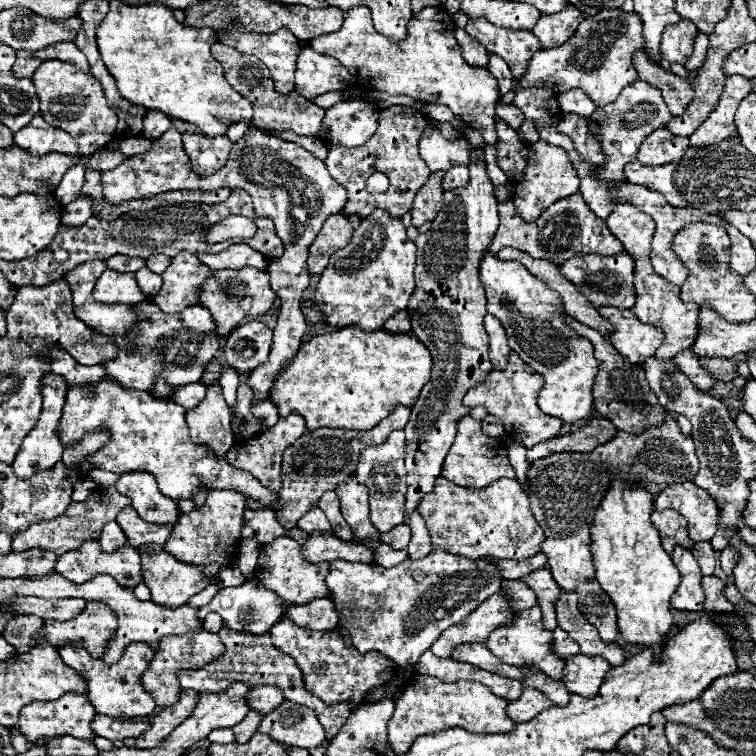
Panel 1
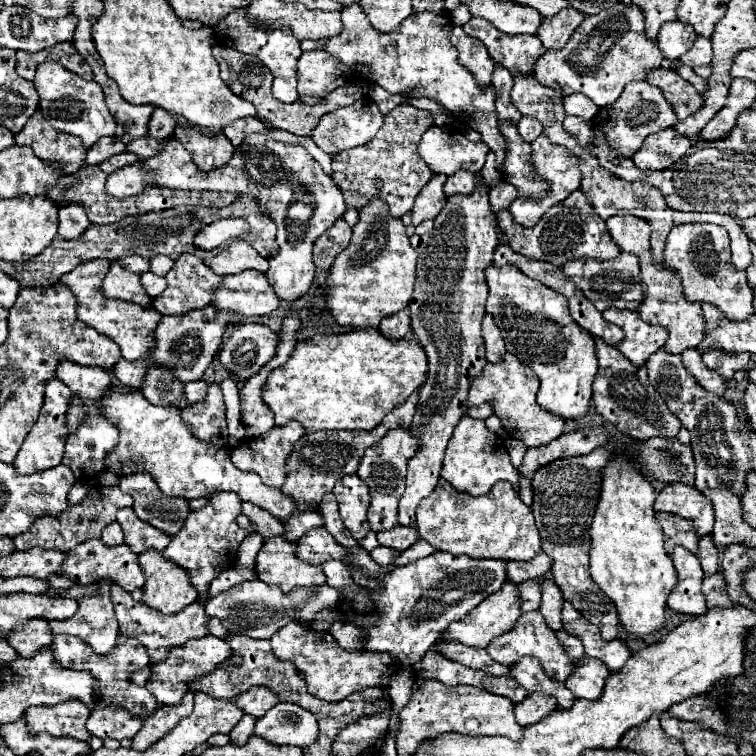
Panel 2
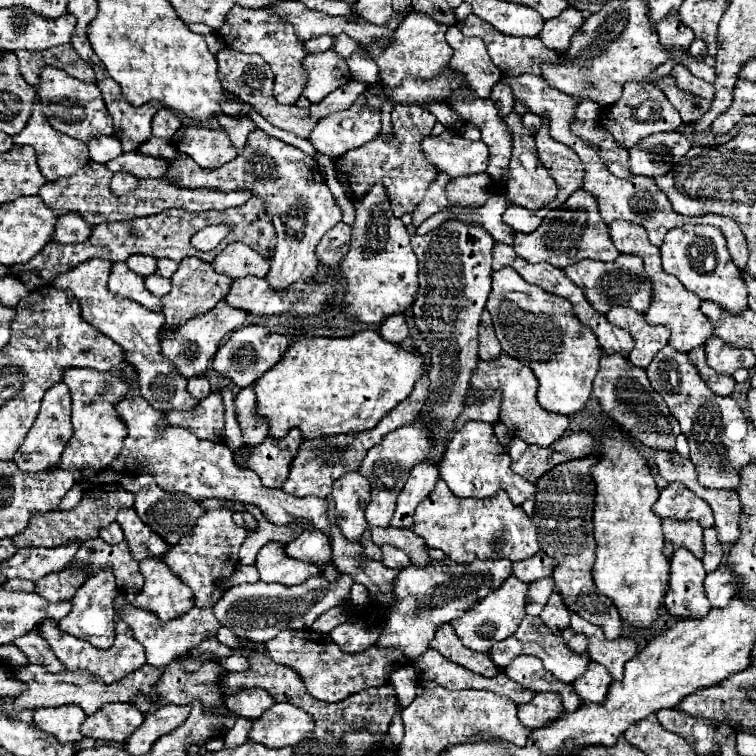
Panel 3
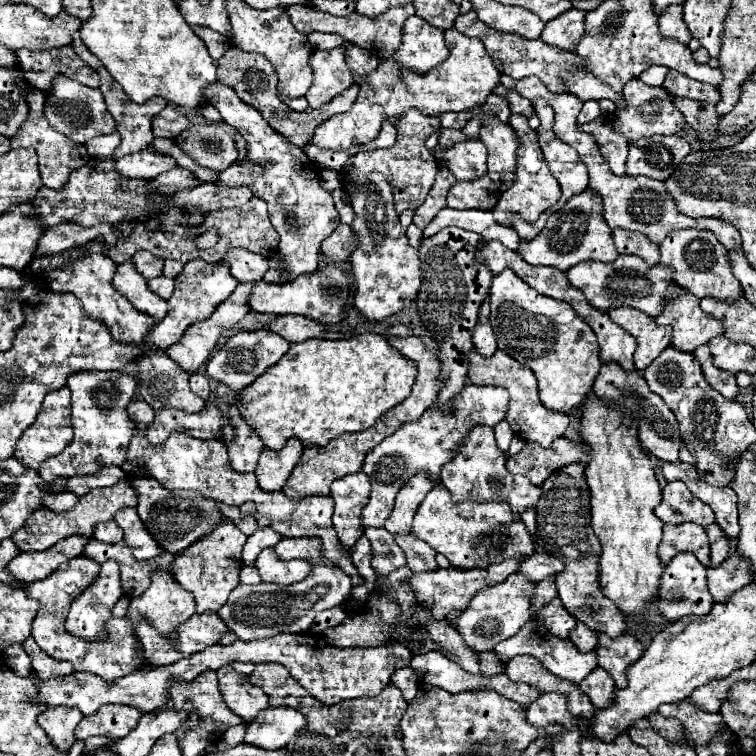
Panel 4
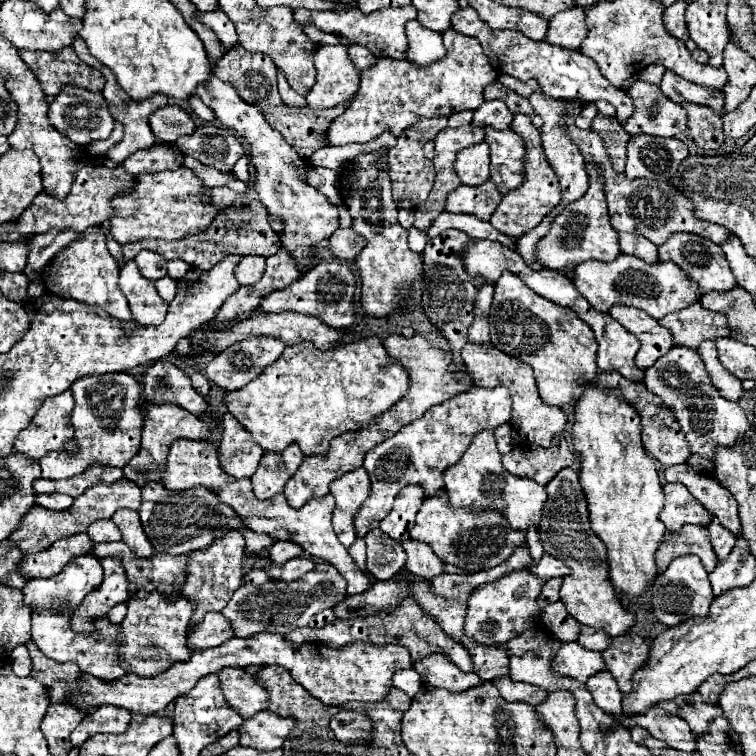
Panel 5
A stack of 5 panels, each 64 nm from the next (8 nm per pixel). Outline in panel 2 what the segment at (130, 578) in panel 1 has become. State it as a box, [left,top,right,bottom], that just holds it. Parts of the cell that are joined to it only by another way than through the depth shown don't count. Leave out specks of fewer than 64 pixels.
[62,540,142,592]

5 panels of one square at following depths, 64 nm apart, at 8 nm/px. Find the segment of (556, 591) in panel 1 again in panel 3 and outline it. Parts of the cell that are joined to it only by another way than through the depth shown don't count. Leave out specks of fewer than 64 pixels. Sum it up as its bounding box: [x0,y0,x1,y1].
[540,592,570,634]

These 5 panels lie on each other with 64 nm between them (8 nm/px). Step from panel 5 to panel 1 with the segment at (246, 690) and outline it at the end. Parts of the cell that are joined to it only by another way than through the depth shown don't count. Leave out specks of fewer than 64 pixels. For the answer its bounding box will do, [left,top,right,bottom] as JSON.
[248,686,284,714]

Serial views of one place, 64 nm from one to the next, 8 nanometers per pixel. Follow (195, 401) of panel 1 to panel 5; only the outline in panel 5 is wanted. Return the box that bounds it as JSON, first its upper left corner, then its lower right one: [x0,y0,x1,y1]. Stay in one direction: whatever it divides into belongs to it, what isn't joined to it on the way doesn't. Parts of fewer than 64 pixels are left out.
[190,372,210,396]

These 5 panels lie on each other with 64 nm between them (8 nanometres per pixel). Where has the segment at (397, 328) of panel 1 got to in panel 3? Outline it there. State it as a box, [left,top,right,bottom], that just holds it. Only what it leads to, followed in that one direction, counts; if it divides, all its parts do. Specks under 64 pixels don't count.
[380,314,410,342]

